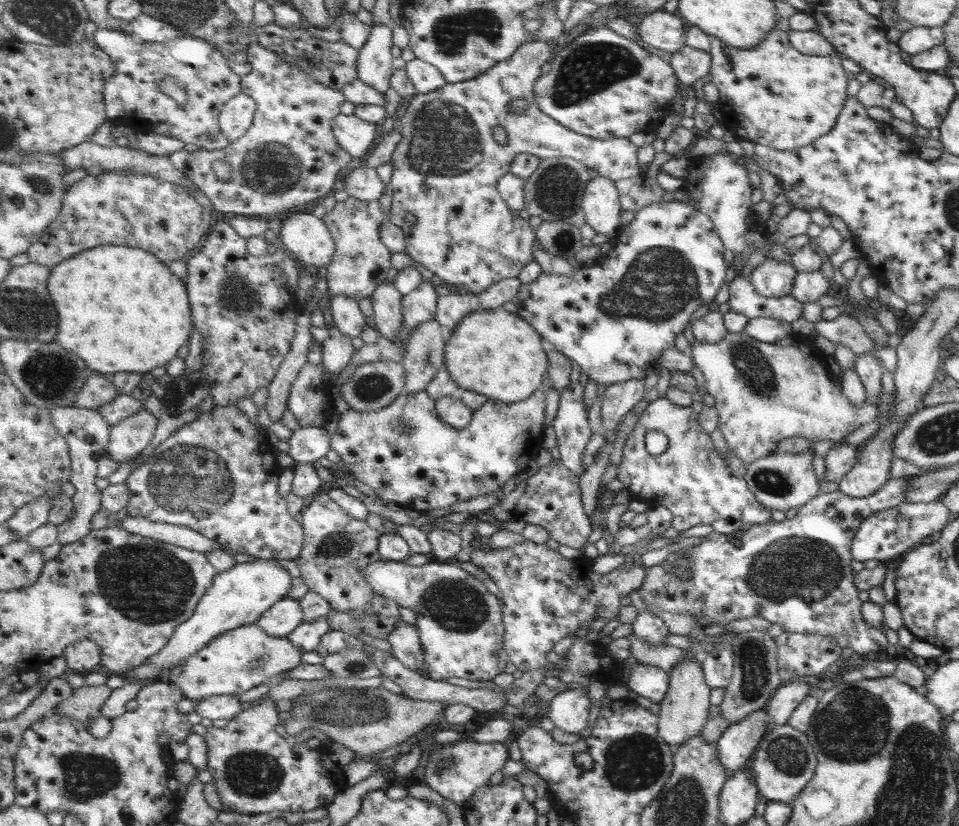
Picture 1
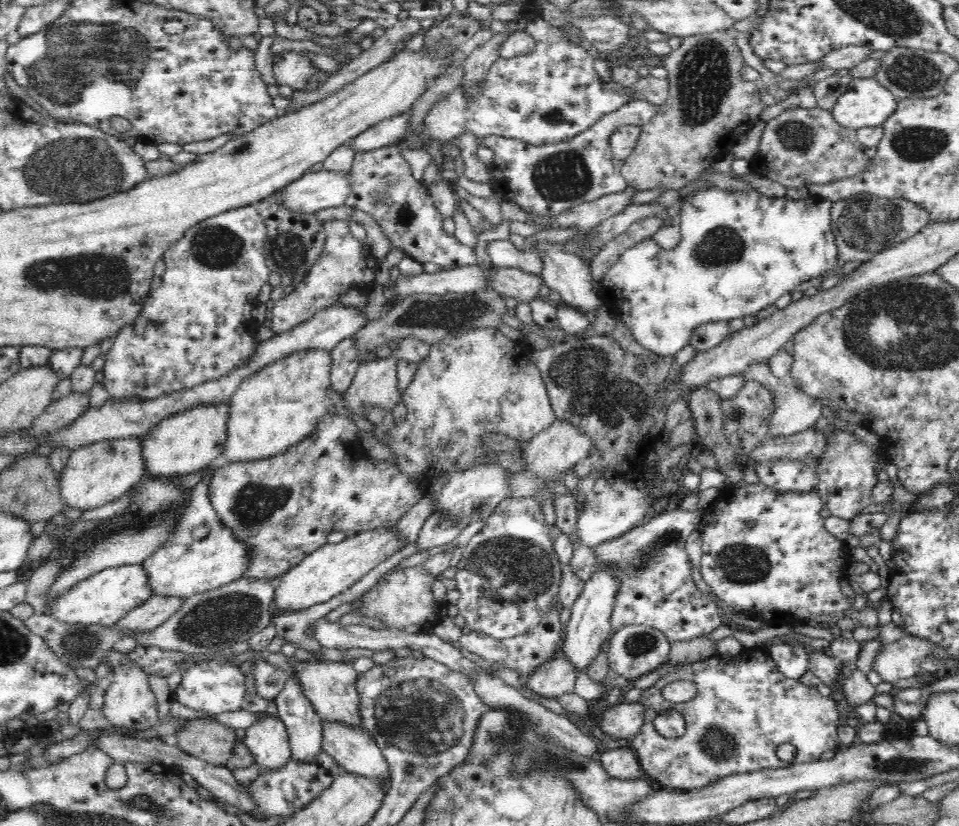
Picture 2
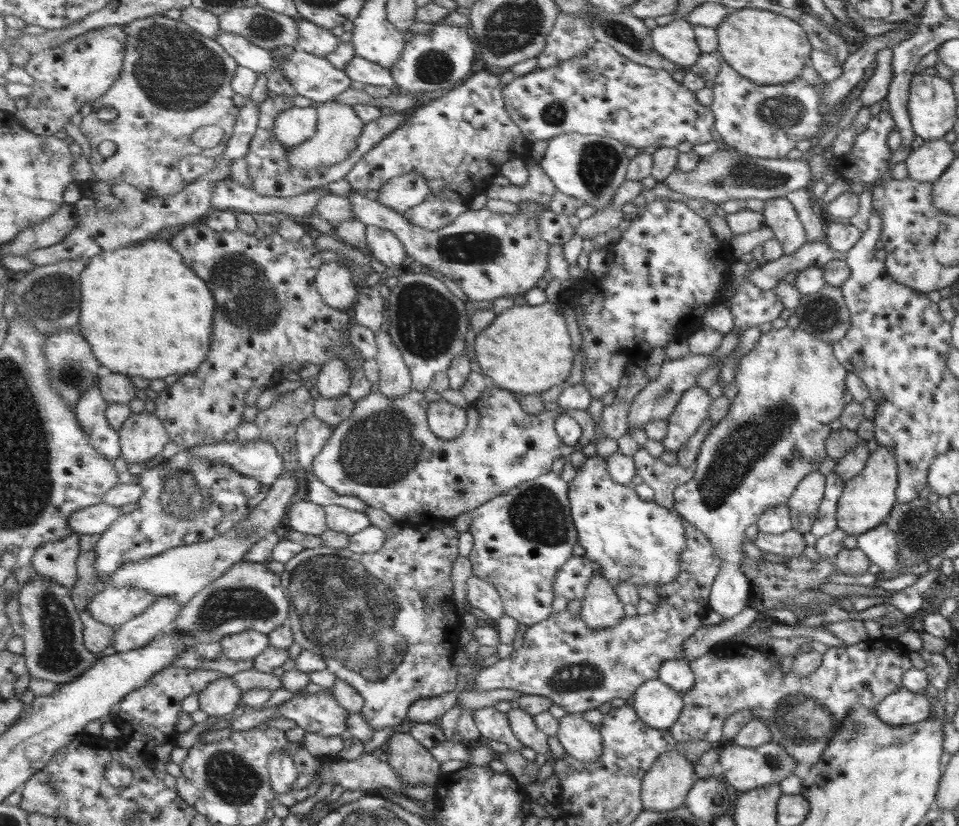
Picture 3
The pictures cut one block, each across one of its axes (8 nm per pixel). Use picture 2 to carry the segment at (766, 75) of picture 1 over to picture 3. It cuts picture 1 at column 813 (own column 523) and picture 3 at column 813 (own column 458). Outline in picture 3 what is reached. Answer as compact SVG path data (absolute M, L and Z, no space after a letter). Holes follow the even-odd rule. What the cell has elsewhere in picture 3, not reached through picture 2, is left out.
M721 61L712 83L713 100L708 108L717 116L712 128L719 134L720 145L735 153L782 159L798 140L810 139L823 122L816 89L799 76L785 84L758 85Z

